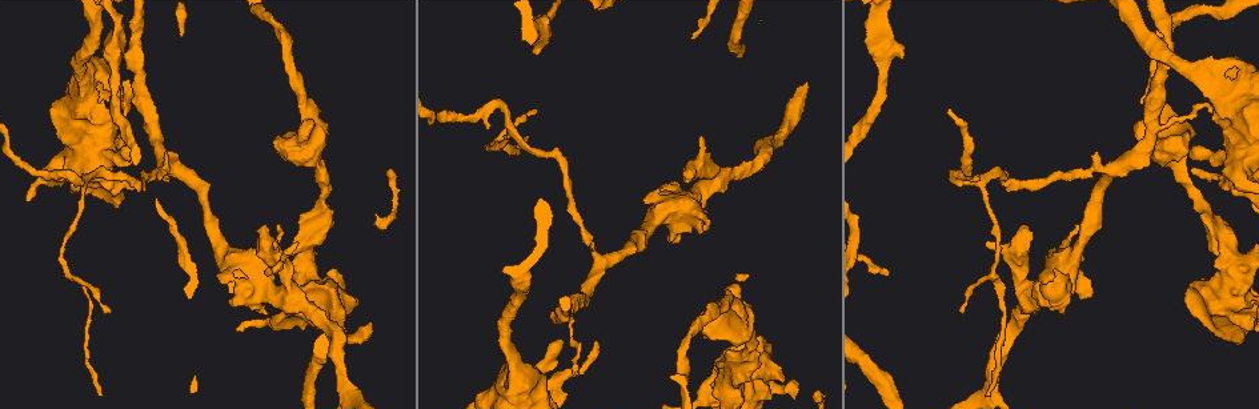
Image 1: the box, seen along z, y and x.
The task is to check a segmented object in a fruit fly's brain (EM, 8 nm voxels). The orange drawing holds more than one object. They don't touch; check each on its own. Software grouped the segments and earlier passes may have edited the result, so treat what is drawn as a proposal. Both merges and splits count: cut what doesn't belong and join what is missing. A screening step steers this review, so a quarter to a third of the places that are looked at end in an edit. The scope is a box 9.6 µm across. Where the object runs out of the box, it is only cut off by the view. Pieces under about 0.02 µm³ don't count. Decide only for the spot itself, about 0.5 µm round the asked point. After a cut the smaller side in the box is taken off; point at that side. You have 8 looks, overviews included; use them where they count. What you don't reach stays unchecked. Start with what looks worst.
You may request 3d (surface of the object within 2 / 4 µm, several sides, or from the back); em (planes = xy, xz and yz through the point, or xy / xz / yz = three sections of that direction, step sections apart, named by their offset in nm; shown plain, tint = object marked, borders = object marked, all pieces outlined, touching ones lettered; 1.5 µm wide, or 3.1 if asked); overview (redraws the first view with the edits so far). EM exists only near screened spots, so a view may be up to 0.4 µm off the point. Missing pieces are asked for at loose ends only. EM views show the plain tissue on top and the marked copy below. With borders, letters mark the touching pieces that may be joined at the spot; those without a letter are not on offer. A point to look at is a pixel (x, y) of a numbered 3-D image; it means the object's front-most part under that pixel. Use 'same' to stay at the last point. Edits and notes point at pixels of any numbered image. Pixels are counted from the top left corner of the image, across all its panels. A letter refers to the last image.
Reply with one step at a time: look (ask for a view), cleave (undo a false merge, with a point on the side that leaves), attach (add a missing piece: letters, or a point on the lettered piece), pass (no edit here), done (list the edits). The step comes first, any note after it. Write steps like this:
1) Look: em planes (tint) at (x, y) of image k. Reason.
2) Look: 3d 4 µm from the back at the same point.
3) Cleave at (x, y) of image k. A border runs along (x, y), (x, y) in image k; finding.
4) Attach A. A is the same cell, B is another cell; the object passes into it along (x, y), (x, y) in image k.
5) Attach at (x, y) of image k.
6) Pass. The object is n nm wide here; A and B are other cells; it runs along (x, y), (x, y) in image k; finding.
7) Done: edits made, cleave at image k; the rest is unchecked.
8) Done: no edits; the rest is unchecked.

Look: em planes (borders) at (698, 140) of image 1. Branch stops here.

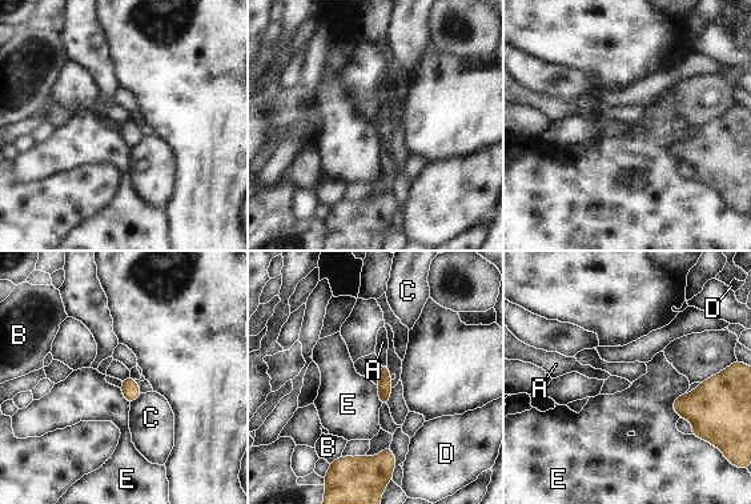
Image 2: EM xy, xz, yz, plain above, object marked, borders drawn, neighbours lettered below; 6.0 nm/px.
Attach at (382, 342) of image 2. The longest contact is with E, 180 nm; A is the same cell, B, C, D and E are other cells; the object passes into it along (385, 386), (384, 364), (382, 342) in image 2; the neuron continues.

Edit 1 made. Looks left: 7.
Look: 3d 4 µm at (955, 179) of image 1. Sharp bend.

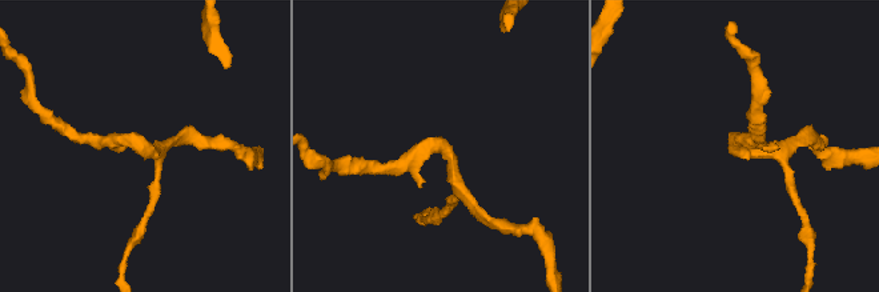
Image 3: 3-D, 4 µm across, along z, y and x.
Look: em planes (borders) at (737, 144) of image 3. Shape alone is not enough.

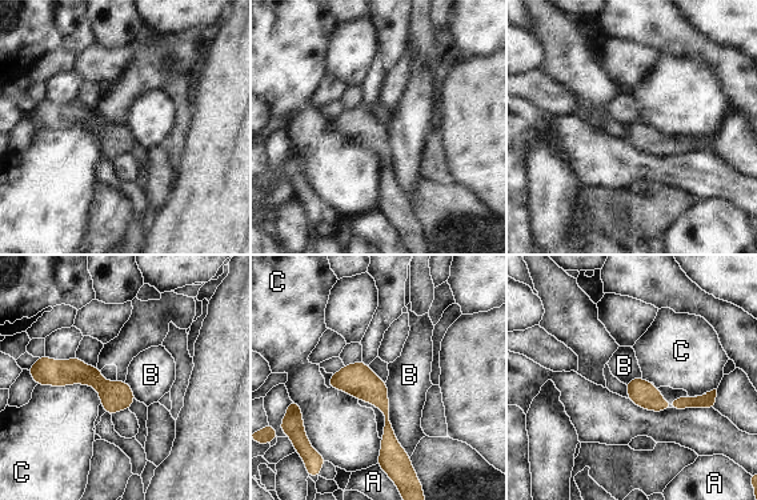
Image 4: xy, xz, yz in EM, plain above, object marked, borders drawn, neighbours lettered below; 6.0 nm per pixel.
Pass. A, B and C are other cells; one neuron here.

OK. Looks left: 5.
Done: edits made, attach at image 2; the rest is unchecked.

